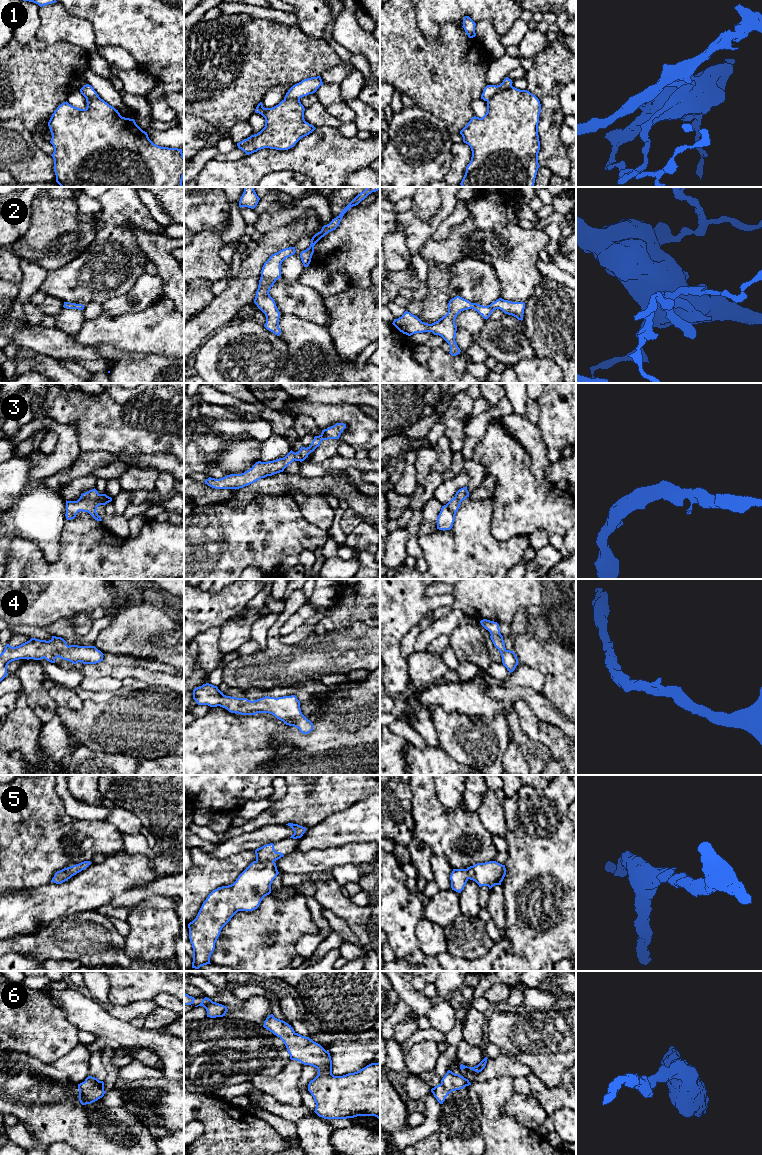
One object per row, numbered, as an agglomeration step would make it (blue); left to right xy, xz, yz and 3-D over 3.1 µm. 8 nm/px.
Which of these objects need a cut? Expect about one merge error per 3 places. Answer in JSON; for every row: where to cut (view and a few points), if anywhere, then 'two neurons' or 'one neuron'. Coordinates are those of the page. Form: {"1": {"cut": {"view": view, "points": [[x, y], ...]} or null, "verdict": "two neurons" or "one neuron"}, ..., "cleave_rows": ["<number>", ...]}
{"1": {"cut": null, "verdict": "one neuron"}, "2": {"cut": null, "verdict": "one neuron"}, "3": {"cut": null, "verdict": "one neuron"}, "4": {"cut": null, "verdict": "one neuron"}, "5": {"cut": null, "verdict": "one neuron"}, "6": {"cut": null, "verdict": "one neuron"}, "cleave_rows": []}

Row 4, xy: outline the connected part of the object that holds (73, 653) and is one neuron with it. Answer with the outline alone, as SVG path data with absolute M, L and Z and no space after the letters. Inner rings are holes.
M52 636L49 641L31 638L29 641L12 647L6 644L4 651L0 654L0 682L8 675L7 666L10 662L19 659L46 659L55 663L57 657L77 664L96 664L103 661L103 653L95 646L67 645L61 638Z

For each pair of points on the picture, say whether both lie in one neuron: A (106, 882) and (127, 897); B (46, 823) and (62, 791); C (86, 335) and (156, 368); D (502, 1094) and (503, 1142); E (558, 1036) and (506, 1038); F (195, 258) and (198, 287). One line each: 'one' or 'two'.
A: two
B: two
C: two
D: one
E: one
F: two

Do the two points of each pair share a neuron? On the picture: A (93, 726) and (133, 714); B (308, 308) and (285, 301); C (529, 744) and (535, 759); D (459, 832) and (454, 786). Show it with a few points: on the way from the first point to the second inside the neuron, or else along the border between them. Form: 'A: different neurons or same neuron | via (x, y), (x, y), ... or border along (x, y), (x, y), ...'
A: same neuron | via (103, 726), (123, 724)
B: same neuron | via (302, 307), (296, 307), (291, 302)
C: same neuron | via (530, 748), (535, 755)
D: different neurons | border along (436, 792), (447, 807), (455, 807), (461, 801)

